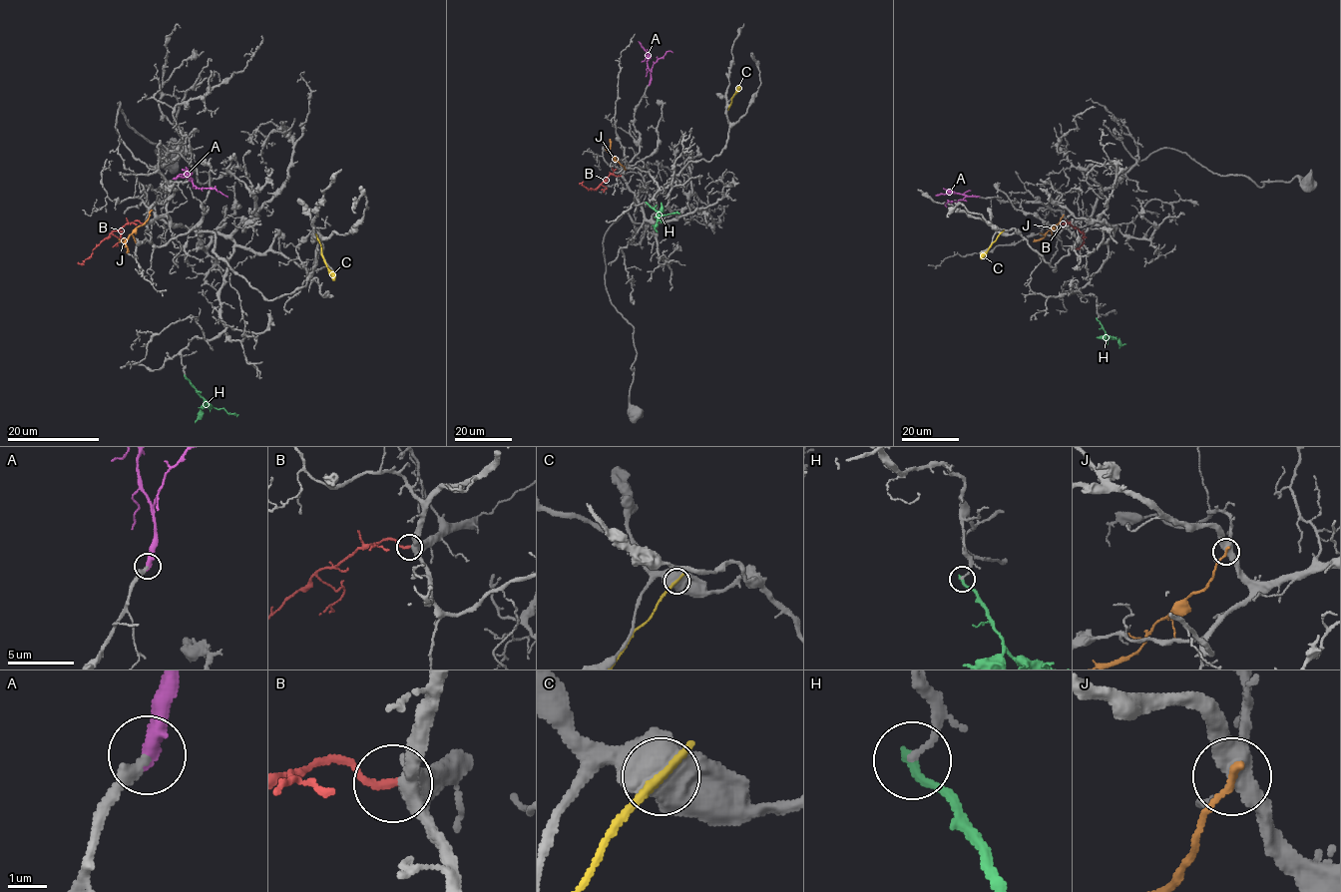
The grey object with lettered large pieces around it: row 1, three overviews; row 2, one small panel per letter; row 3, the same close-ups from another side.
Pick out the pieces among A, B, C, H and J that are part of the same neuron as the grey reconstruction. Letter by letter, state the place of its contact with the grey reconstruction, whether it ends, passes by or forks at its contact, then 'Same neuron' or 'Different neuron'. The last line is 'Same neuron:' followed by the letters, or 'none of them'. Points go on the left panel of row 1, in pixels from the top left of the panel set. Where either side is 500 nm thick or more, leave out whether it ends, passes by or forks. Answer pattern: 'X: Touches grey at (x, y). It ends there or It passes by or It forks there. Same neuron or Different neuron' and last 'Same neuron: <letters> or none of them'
A: Touches grey at (190, 181). It ends there. Same neuron
B: Touches grey at (144, 223). It ends there. Same neuron
C: Touches grey at (317, 237). Different neuron
H: Touches grey at (185, 376). It ends there. Different neuron
J: Touches grey at (150, 212). It ends there. Different neuron
Same neuron: A, B

